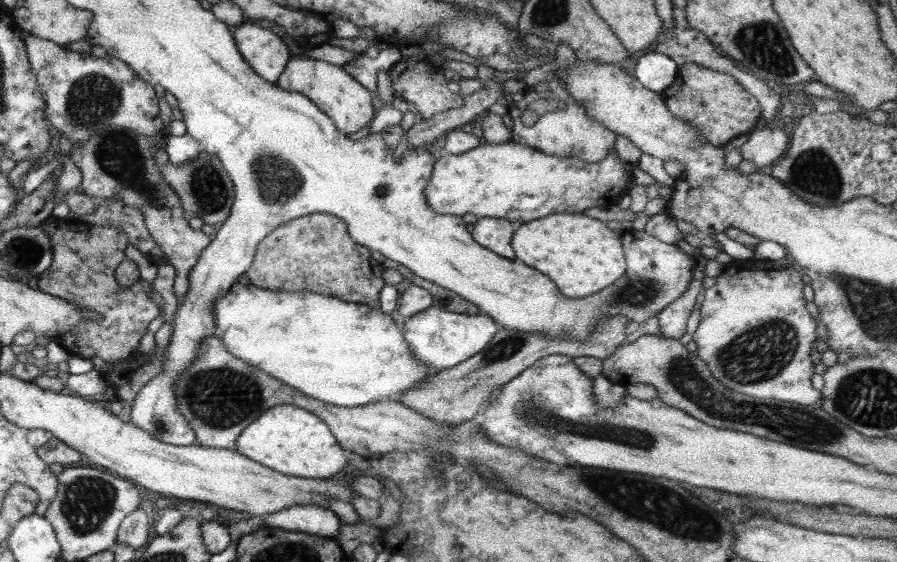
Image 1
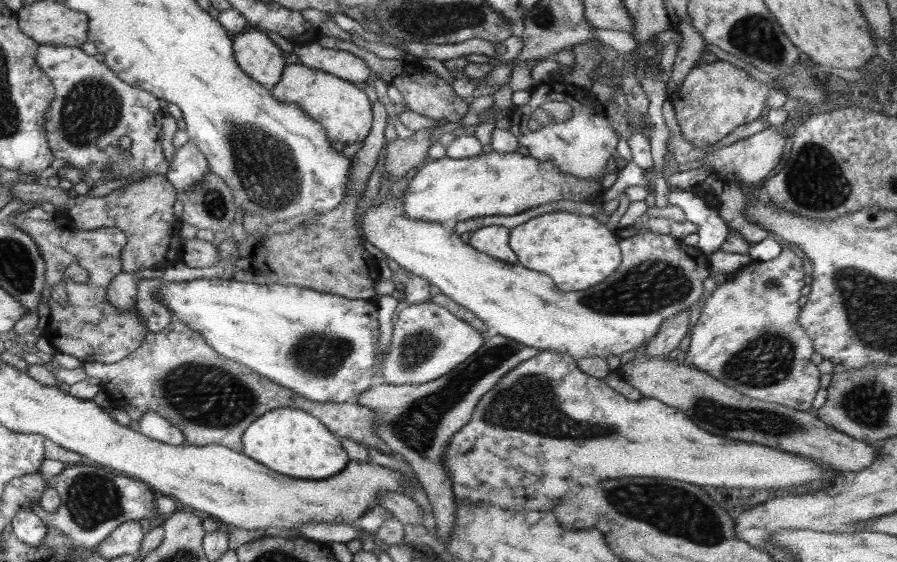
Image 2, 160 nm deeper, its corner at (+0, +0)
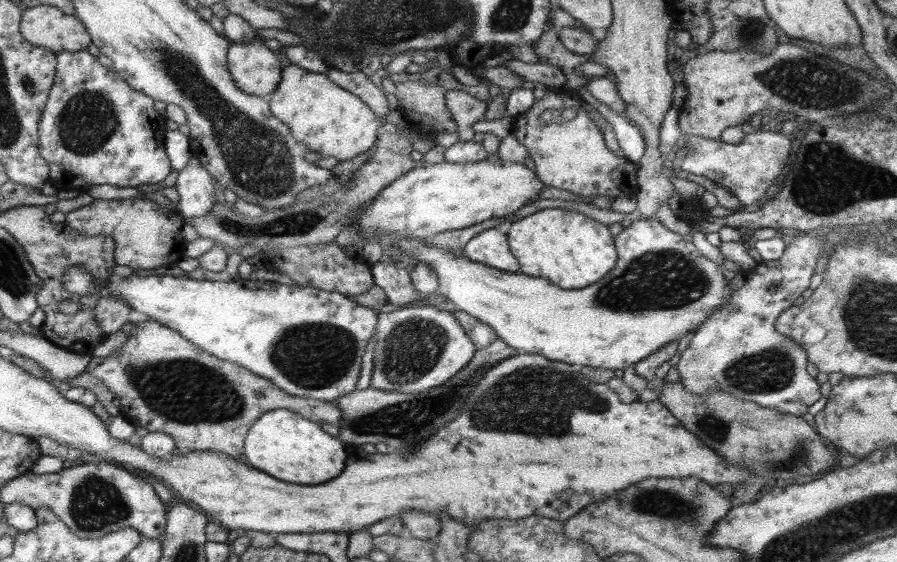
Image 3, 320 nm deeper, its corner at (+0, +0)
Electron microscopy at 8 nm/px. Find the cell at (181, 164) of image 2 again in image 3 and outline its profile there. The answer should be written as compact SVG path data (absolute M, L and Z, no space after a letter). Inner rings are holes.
M197 156L179 172L175 187L180 196L177 210L184 218L204 216L219 200L220 188Z

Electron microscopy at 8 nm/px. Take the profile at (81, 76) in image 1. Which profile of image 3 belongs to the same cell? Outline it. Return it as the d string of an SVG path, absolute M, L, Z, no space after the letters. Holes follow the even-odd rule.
M87 50L56 52L54 83L39 120L38 149L42 158L45 158L46 162L49 164L49 182L56 186L61 192L68 192L68 194L89 192L89 188L95 184L111 184L112 186L119 187L138 187L144 183L158 184L159 182L162 182L162 180L170 174L172 169L168 155L164 150L166 131L166 116L161 115L154 109L154 99L147 94L131 88L116 71L104 67L98 61L96 56L88 53Z

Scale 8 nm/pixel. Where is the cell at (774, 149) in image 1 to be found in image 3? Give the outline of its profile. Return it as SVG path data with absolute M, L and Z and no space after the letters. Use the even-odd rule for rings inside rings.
M671 106L662 121L659 136L659 149L666 160L672 162L675 171L686 170L728 189L743 206L756 204L776 184L776 178L790 156L790 139L781 132L750 131L738 143L730 144L722 140L708 140L701 136L683 133L679 129L679 108Z

